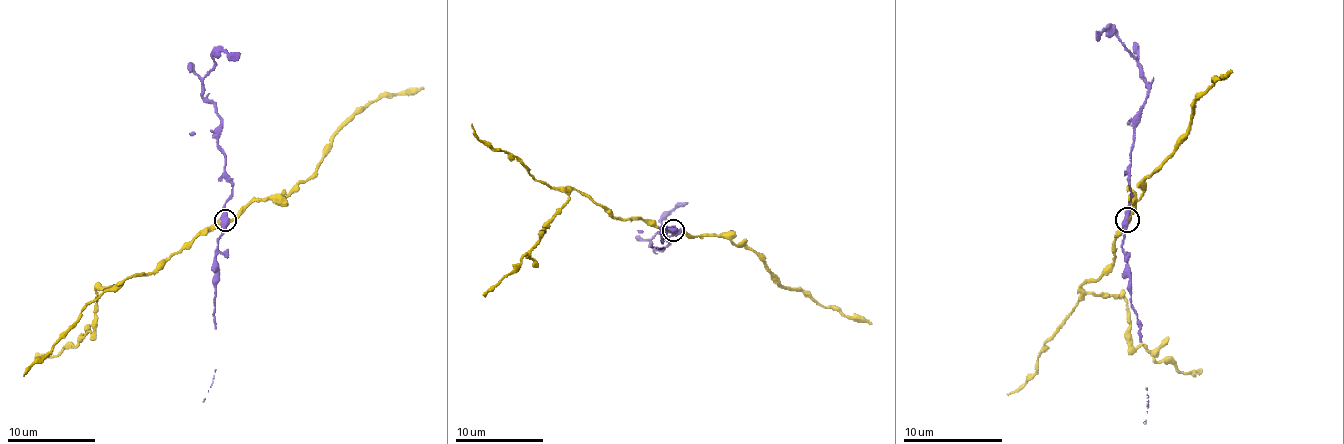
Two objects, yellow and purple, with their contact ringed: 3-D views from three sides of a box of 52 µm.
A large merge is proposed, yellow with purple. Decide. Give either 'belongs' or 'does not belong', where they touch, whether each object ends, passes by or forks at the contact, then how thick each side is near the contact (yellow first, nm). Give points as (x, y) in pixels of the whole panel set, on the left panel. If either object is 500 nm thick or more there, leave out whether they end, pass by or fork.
does not belong; place (225, 220); calibres 360 and 500 nm

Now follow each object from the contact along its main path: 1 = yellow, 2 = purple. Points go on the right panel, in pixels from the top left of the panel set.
1: (1126, 219), (1114, 242), (1114, 261), (1082, 286), (1116, 294), (1124, 301), (1134, 346), (1183, 373), (1201, 368)
2: (1126, 219), (1134, 115), (1146, 92), (1144, 73), (1136, 58), (1111, 33), (1104, 30), (1097, 40)

